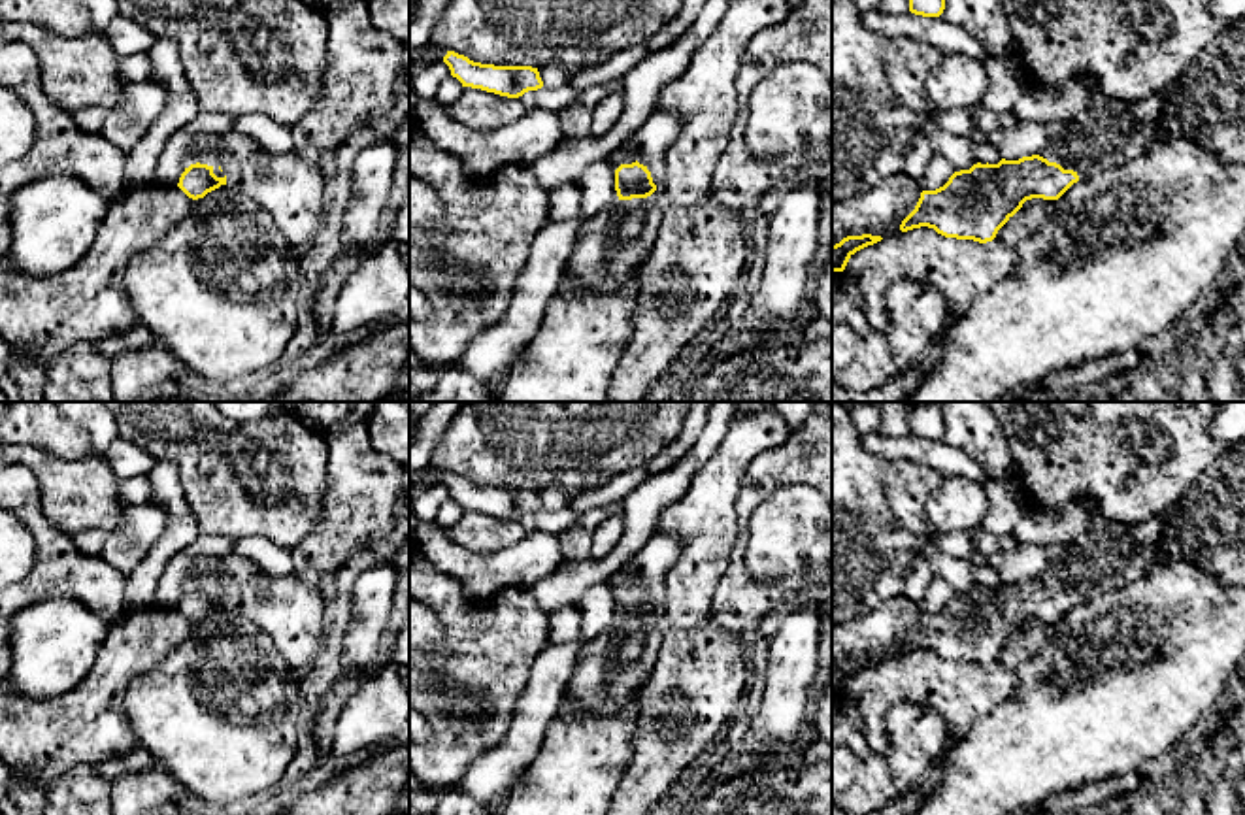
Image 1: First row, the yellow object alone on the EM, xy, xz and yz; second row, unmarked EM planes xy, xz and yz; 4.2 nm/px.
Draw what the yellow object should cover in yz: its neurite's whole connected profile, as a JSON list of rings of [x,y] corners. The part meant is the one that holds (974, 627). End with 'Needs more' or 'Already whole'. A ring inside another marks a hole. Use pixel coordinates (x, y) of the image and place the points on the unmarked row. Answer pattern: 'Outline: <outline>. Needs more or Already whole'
Outline: [[[1166,515],[1137,524],[1102,523],[1066,545],[1053,585],[1032,577],[1019,583],[1002,581],[998,587],[977,585],[970,592],[954,594],[943,609],[921,615],[915,632],[902,643],[900,653],[928,649],[945,660],[992,664],[1026,623],[1058,623],[1079,602],[1100,592],[1119,590],[1158,566],[1164,532]]]. Needs more

